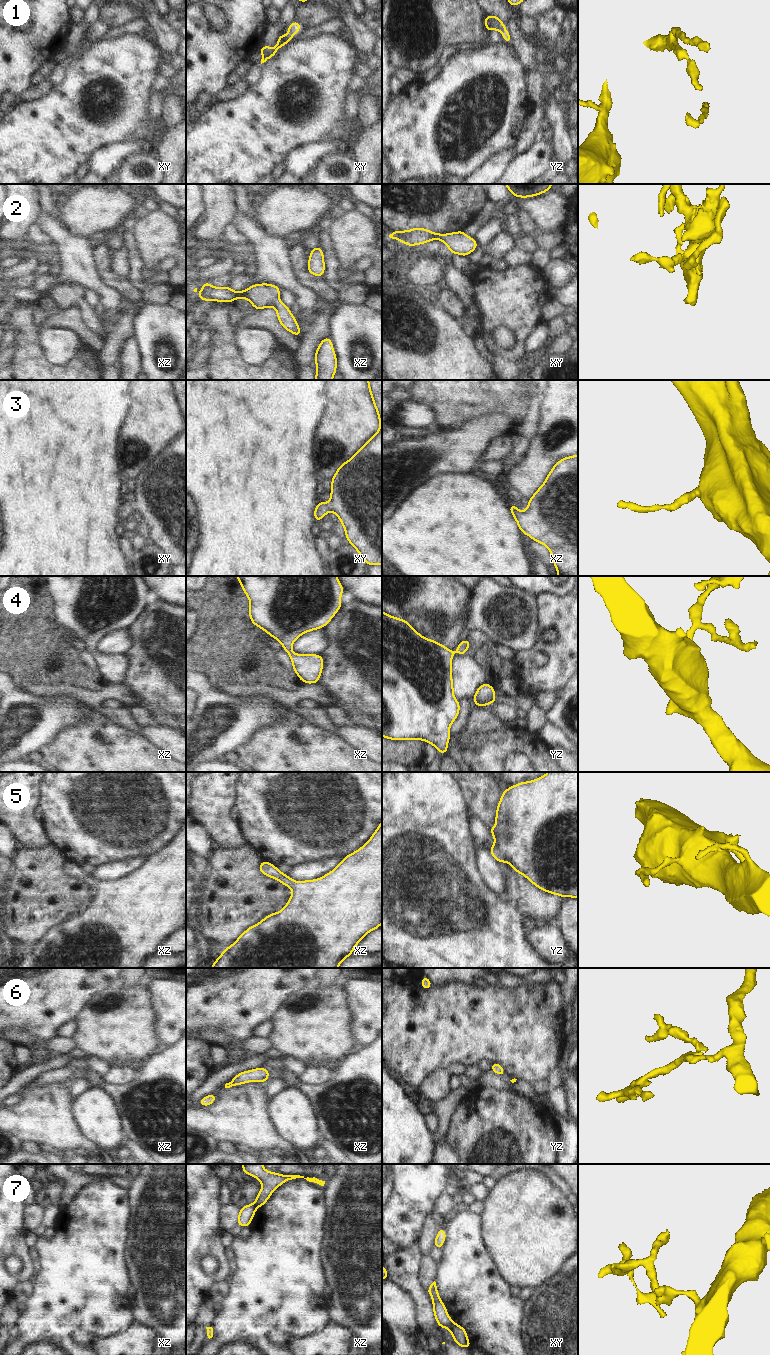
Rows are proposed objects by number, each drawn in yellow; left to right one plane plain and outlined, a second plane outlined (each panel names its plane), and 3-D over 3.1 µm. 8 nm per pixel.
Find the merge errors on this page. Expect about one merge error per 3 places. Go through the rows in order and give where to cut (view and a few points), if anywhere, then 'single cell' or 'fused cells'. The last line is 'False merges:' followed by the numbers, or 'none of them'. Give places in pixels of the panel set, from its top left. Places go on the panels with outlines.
1: no cut | single cell
2: no cut | single cell
3: no cut | single cell
4: no cut | single cell
5: no cut | single cell
6: no cut | single cell
7: xy (452, 1320), (446, 1327) | fused cells
False merges: 7

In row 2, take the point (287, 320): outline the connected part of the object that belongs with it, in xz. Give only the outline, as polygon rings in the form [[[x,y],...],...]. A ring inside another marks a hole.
[[[209,281],[200,286],[203,288],[200,292],[197,291],[197,288],[193,291],[198,294],[198,299],[206,302],[233,303],[236,299],[246,299],[257,311],[271,306],[277,313],[277,320],[286,331],[299,338],[302,336],[295,316],[279,298],[281,288],[277,285],[270,283],[251,284],[249,288],[243,291],[234,291],[230,285],[225,287],[212,286]]]

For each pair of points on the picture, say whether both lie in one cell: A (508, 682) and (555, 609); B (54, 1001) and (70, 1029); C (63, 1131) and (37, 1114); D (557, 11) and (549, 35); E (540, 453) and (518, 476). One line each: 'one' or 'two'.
A: two
B: two
C: one
D: one
E: one

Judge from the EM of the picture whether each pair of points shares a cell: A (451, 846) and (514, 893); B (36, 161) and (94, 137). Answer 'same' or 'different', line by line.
A: different
B: same

